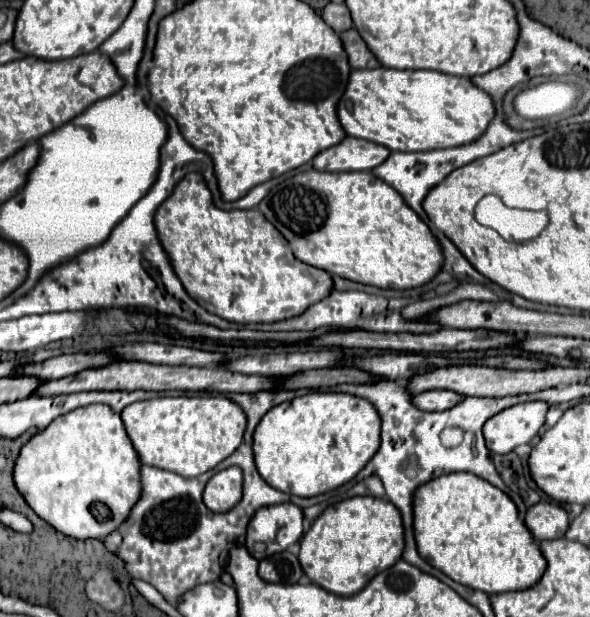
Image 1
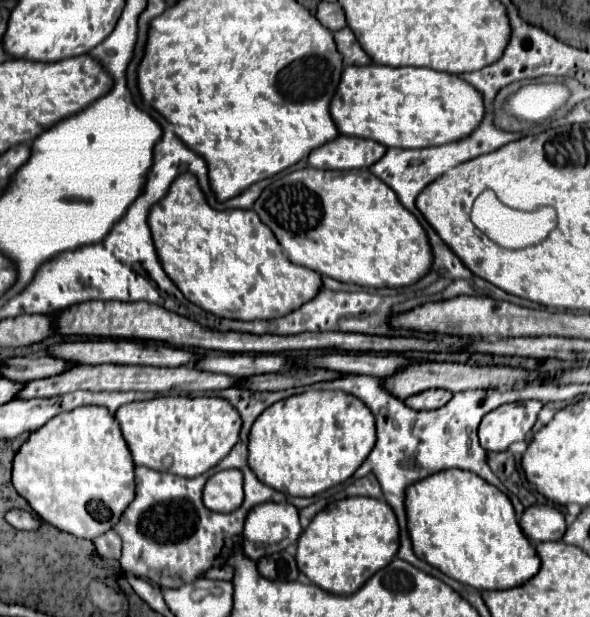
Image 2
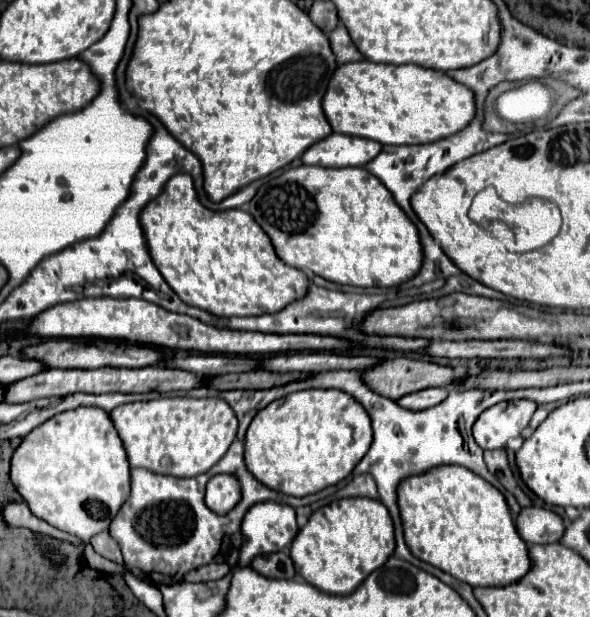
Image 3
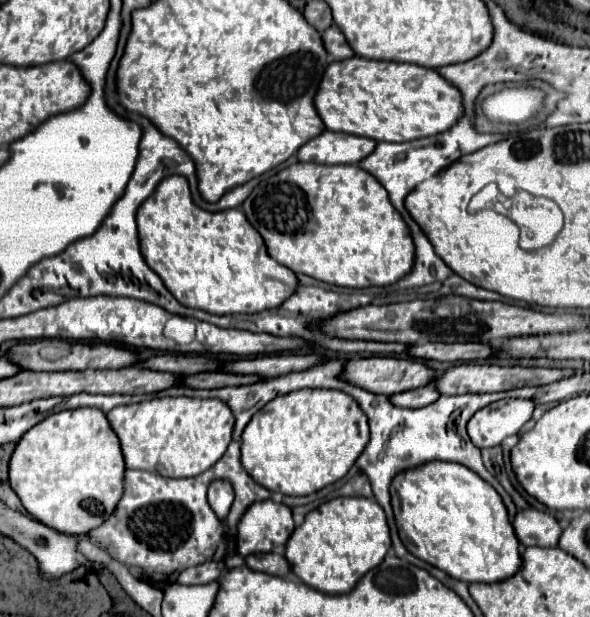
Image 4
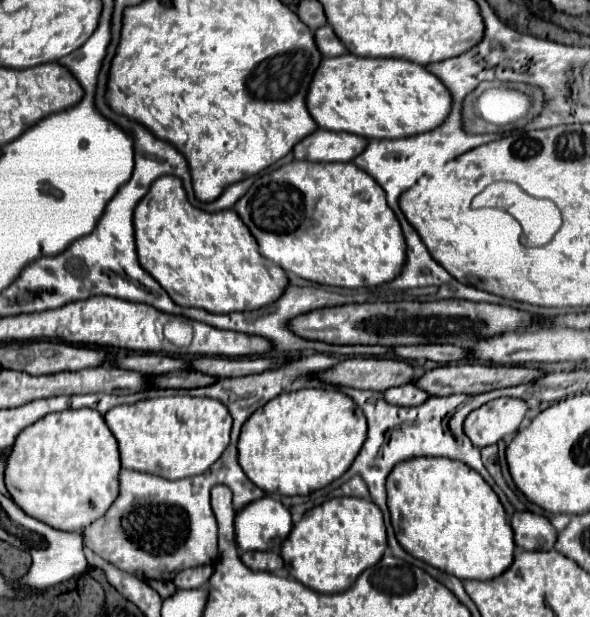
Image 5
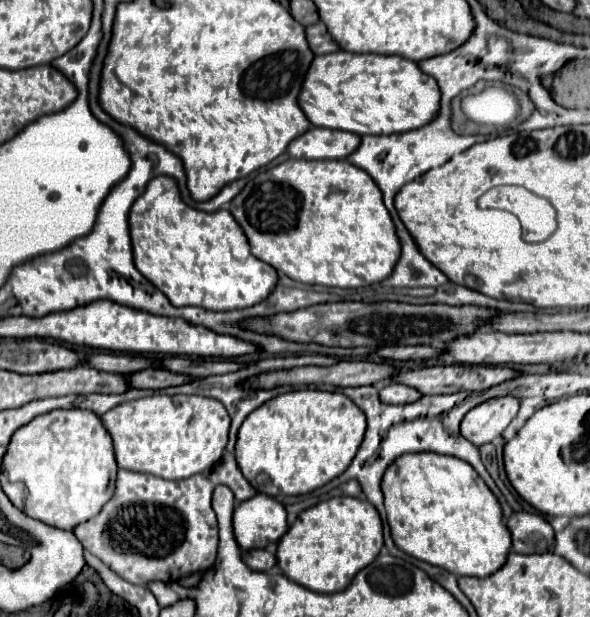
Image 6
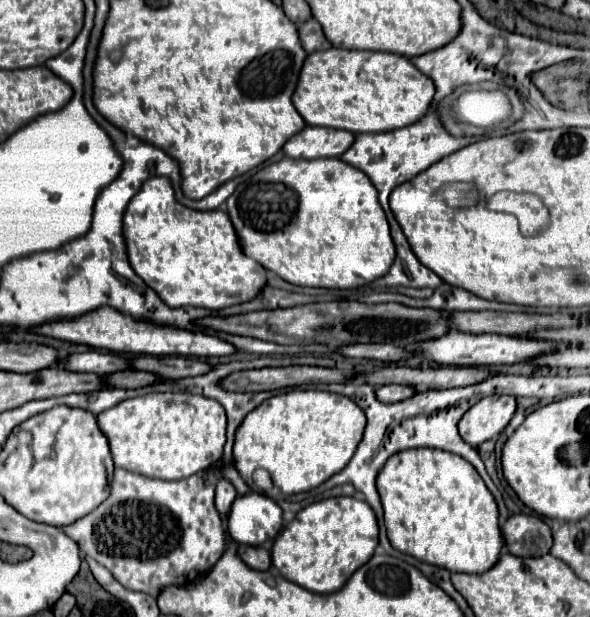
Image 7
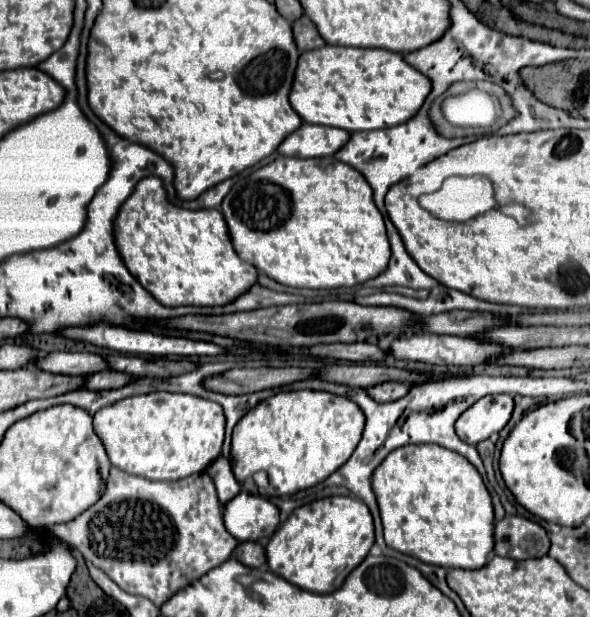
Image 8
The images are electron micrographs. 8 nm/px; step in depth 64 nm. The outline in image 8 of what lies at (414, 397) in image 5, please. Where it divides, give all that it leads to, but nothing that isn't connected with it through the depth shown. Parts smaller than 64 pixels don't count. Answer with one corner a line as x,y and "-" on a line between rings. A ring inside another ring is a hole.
382,382
382,384
368,388
366,392
376,402
392,402
392,400
398,400
404,394
408,394
408,386
402,382

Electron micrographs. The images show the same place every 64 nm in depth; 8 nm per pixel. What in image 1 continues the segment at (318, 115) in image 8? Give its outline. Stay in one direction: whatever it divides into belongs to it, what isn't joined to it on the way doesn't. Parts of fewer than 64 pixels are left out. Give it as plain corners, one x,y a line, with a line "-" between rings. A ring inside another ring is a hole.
378,66
350,72
336,114
344,132
348,132
346,136
372,140
390,150
422,152
474,142
490,124
494,104
470,78
436,70
392,70

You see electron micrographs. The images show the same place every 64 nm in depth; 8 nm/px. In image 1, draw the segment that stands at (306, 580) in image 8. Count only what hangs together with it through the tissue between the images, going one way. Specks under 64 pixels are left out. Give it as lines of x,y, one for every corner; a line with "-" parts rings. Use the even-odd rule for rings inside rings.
354,496
326,508
314,520
312,528
300,540
298,560
306,576
320,588
338,596
352,596
360,592
372,576
402,558
402,532
400,512
392,508
392,502
372,496

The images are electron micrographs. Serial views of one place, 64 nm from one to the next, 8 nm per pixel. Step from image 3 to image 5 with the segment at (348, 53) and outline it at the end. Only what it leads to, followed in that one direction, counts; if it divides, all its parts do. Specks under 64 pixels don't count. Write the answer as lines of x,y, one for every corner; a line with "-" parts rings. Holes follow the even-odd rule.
322,26
314,32
314,38
316,38
316,46
320,50
322,56
338,56
338,54
344,54
344,46
342,42
336,38
332,26

